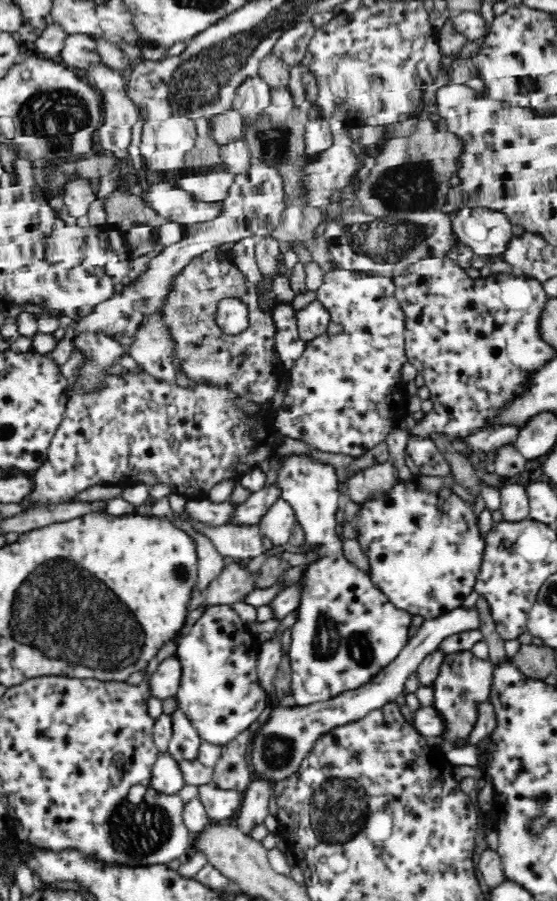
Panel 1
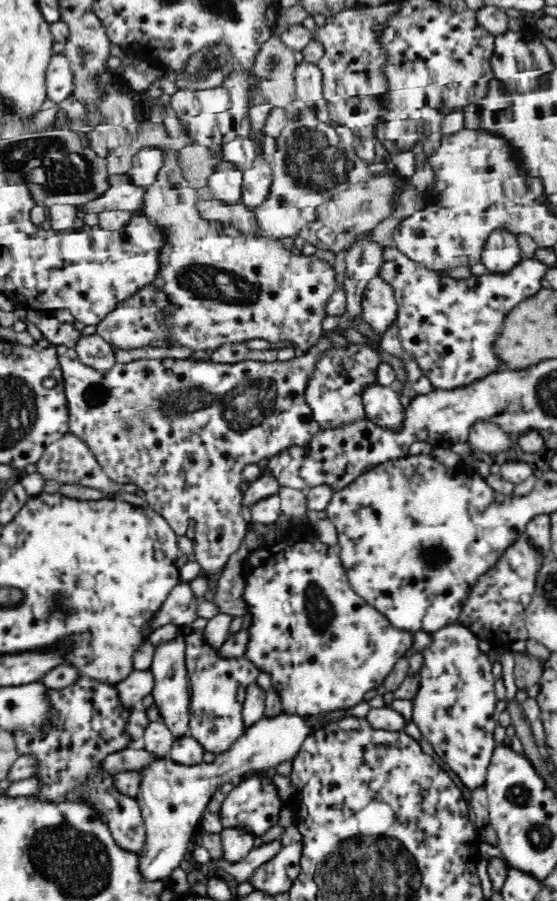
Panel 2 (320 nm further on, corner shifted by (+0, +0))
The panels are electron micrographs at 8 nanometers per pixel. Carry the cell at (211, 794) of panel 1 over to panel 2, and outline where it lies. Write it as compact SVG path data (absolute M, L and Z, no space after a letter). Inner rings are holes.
M272 774L246 776L235 782L233 789L222 801L220 823L223 828L244 827L254 836L261 836L269 828L278 824L280 810L284 804L278 795L278 789L272 782Z

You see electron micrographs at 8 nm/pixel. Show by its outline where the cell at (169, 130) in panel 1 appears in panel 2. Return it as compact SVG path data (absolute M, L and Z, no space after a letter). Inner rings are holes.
M156 146L142 147L134 153L132 168L127 173L132 183L148 187L157 180L158 172L166 164L168 151Z

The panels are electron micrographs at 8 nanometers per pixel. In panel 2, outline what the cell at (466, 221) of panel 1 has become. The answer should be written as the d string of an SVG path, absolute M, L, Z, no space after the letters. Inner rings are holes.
M492 230L486 238L481 254L481 263L490 273L510 271L522 261L522 250L517 236L506 230Z

